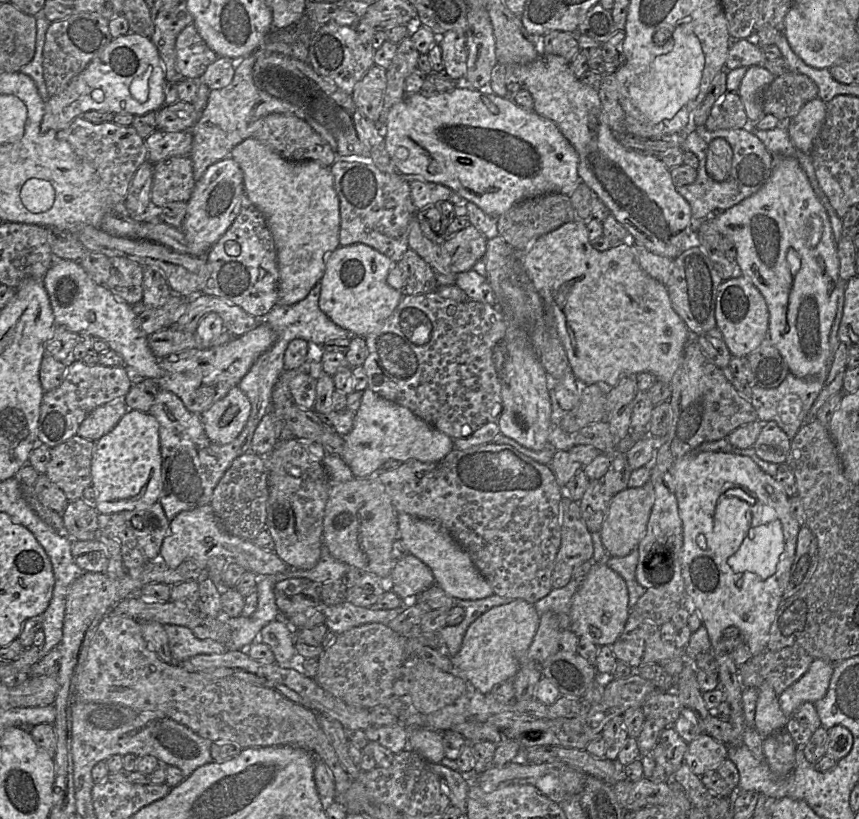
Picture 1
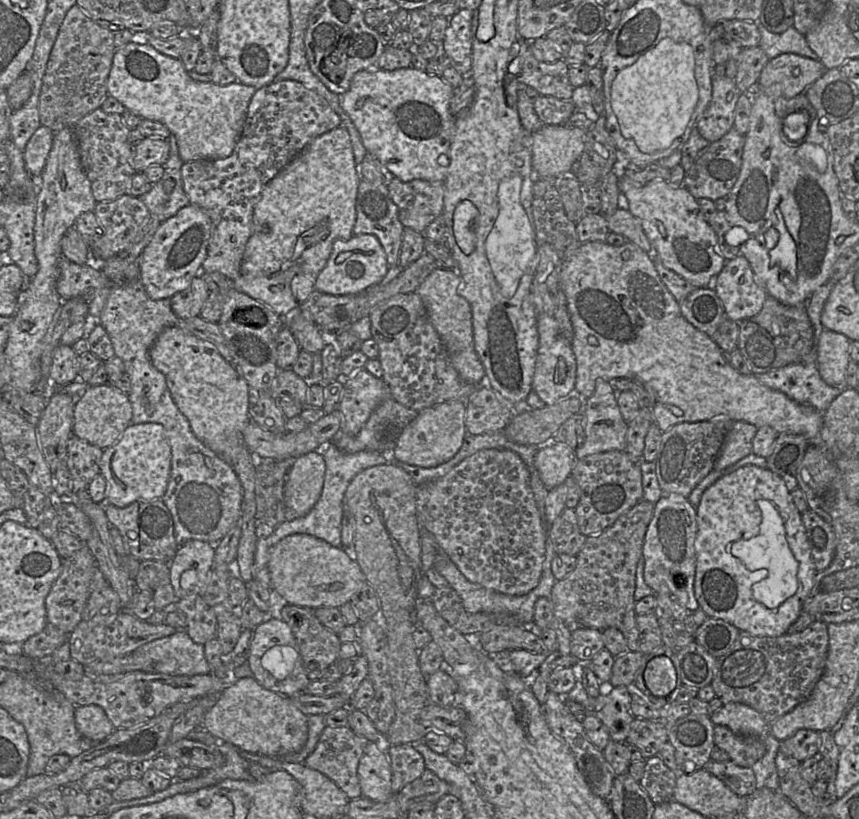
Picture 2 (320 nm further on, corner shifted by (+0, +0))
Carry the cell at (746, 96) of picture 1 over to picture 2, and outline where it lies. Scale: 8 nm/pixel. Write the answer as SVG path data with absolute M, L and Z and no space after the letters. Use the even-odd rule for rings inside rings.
M785 53L769 60L756 87L768 96L795 97L804 93L827 69L821 61Z

